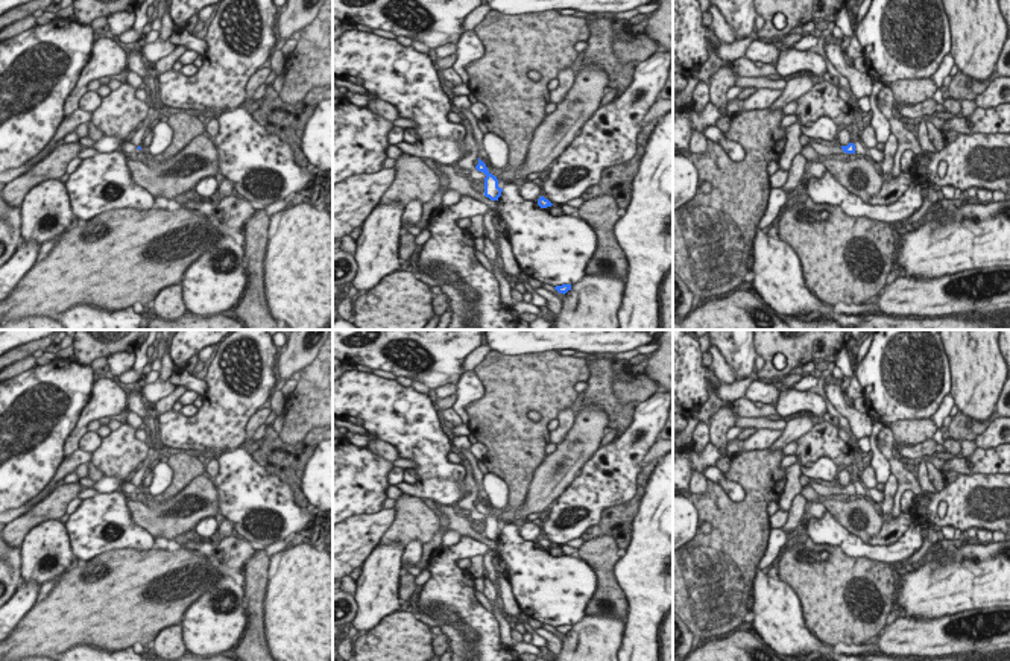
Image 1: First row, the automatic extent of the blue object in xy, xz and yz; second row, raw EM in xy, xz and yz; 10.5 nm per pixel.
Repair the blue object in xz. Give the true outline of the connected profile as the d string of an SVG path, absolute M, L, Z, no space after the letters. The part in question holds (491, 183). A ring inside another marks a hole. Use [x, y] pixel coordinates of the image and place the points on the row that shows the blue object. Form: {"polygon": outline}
{"polygon": "M478 158L478 164L475 166L478 172L483 172L486 175L484 178L484 196L489 198L491 201L498 201L501 196L503 188L498 187L498 179L494 176L486 164Z"}

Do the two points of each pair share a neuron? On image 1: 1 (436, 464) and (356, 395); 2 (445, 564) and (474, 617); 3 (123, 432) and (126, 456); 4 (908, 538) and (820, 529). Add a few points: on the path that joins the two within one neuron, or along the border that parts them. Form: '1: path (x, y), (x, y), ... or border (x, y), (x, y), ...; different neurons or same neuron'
1: path (416, 444), (375, 403); same neuron
2: path (447, 578), (450, 593), (460, 604); same neuron
3: path (123, 438), (123, 450); same neuron
4: path (887, 552), (863, 550), (842, 537); same neuron

